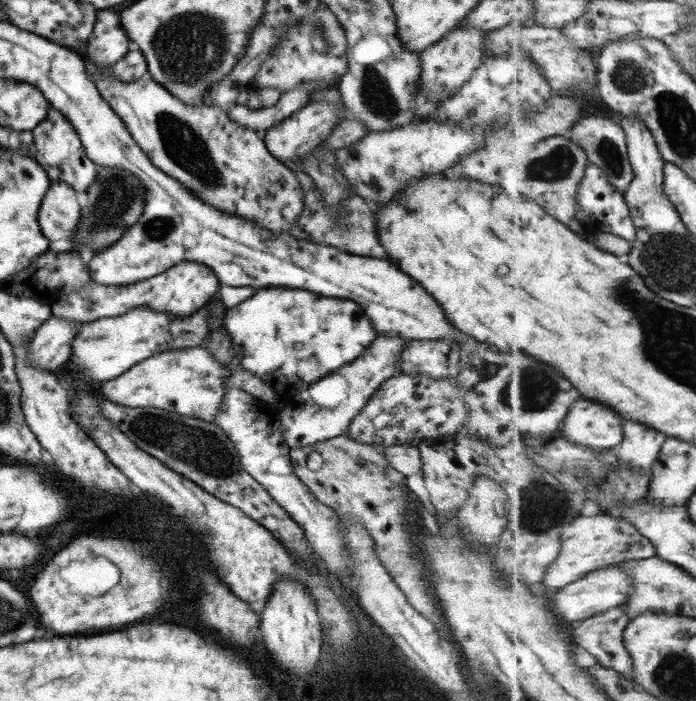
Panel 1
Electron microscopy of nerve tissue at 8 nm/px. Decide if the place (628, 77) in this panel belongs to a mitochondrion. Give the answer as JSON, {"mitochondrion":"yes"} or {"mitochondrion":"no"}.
{"mitochondrion":"yes"}

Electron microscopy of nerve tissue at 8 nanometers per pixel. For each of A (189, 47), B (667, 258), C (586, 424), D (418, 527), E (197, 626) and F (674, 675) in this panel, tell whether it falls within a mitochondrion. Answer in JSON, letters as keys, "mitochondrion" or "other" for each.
{"A":"mitochondrion","B":"mitochondrion","C":"other","D":"other","E":"other","F":"mitochondrion"}

